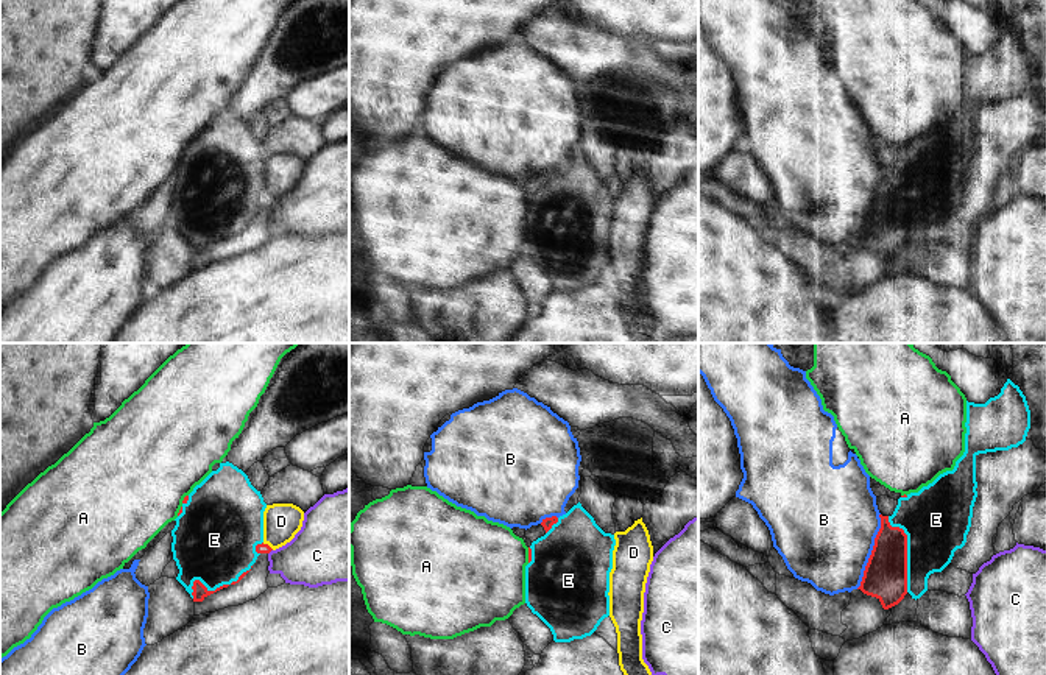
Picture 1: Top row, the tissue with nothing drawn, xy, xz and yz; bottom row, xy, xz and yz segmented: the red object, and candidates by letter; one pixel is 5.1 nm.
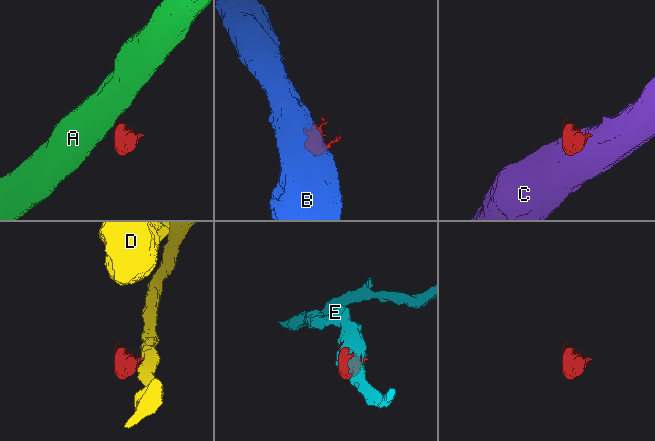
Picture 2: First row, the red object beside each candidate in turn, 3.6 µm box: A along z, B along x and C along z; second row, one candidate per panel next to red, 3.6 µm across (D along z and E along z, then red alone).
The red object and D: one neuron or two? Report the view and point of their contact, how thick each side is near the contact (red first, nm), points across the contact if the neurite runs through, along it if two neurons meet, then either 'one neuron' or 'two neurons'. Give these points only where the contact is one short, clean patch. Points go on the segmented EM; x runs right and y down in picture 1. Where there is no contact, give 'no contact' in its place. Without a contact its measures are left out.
xy (267, 544) | 50/190 nm | along xy (262, 543), (273, 549) | two neurons

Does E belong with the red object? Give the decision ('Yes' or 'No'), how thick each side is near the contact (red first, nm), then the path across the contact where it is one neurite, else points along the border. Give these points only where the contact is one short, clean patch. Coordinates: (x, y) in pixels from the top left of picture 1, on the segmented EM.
Yes. Thickness 220 nm (red) against 340 nm

